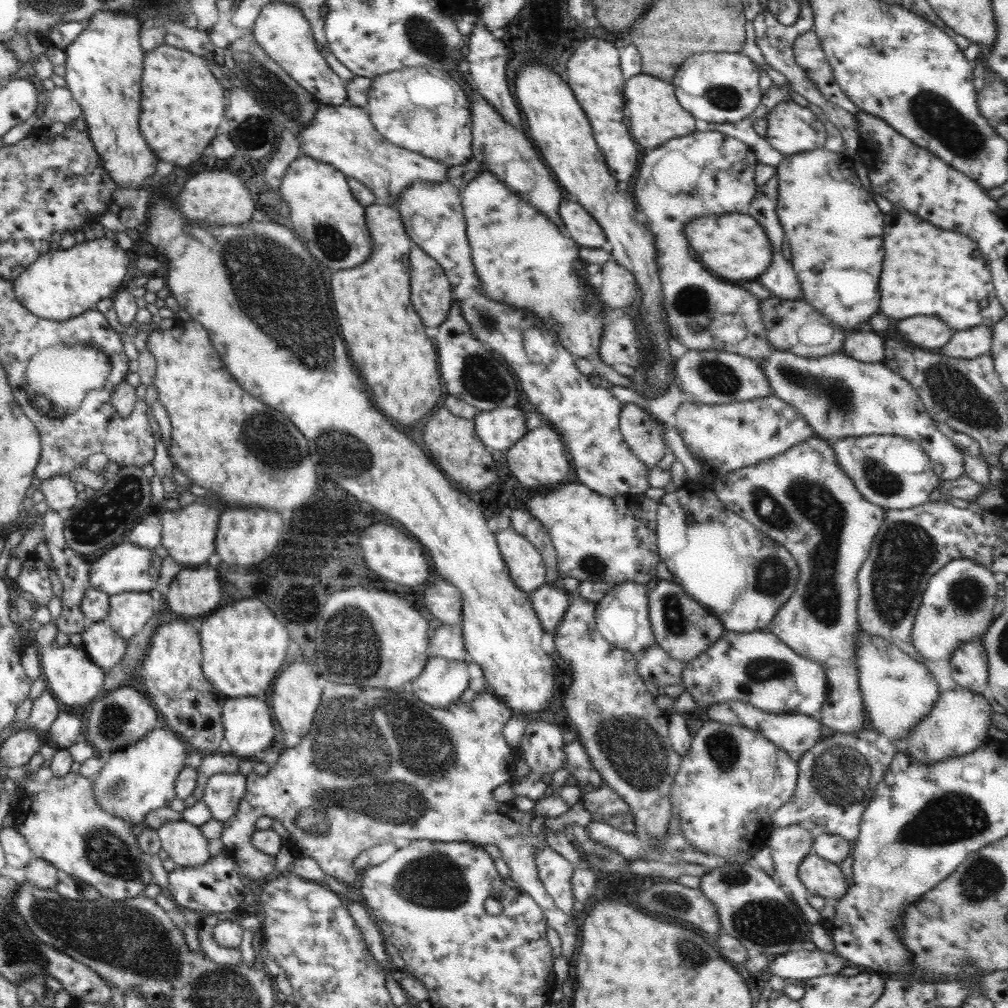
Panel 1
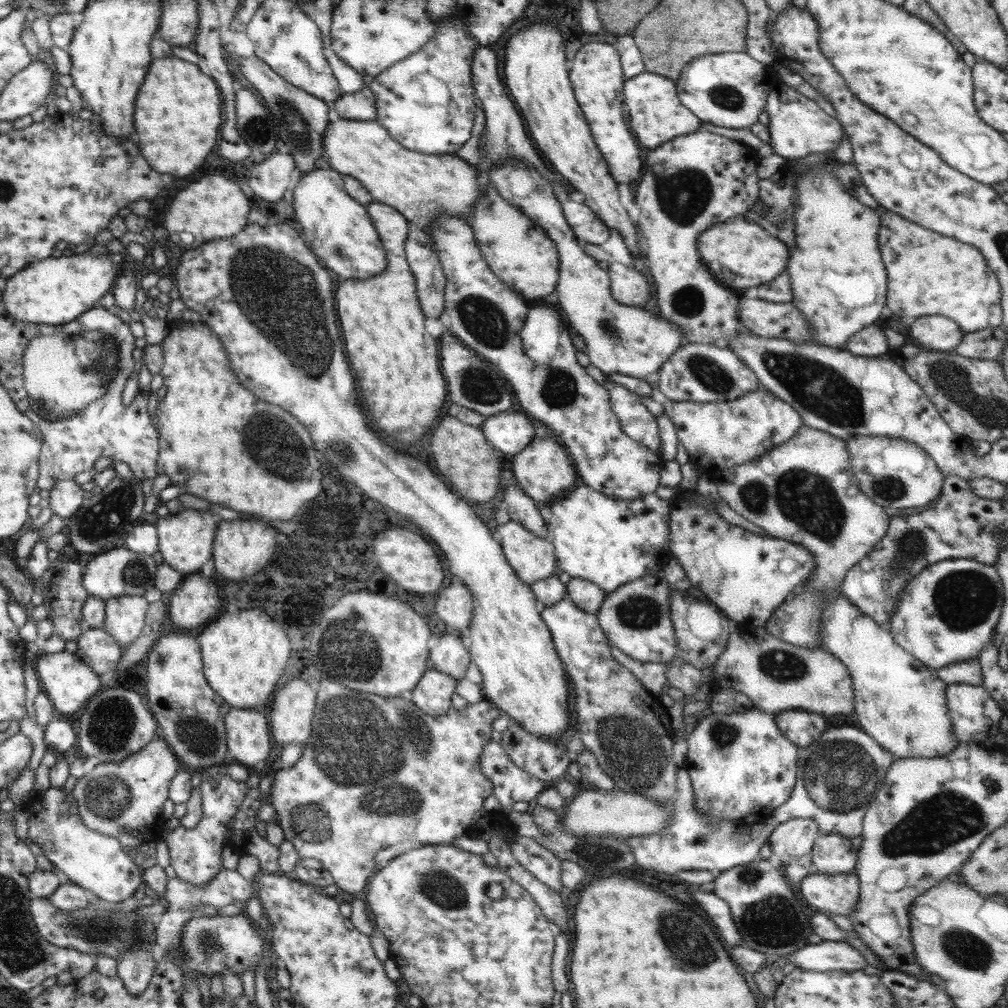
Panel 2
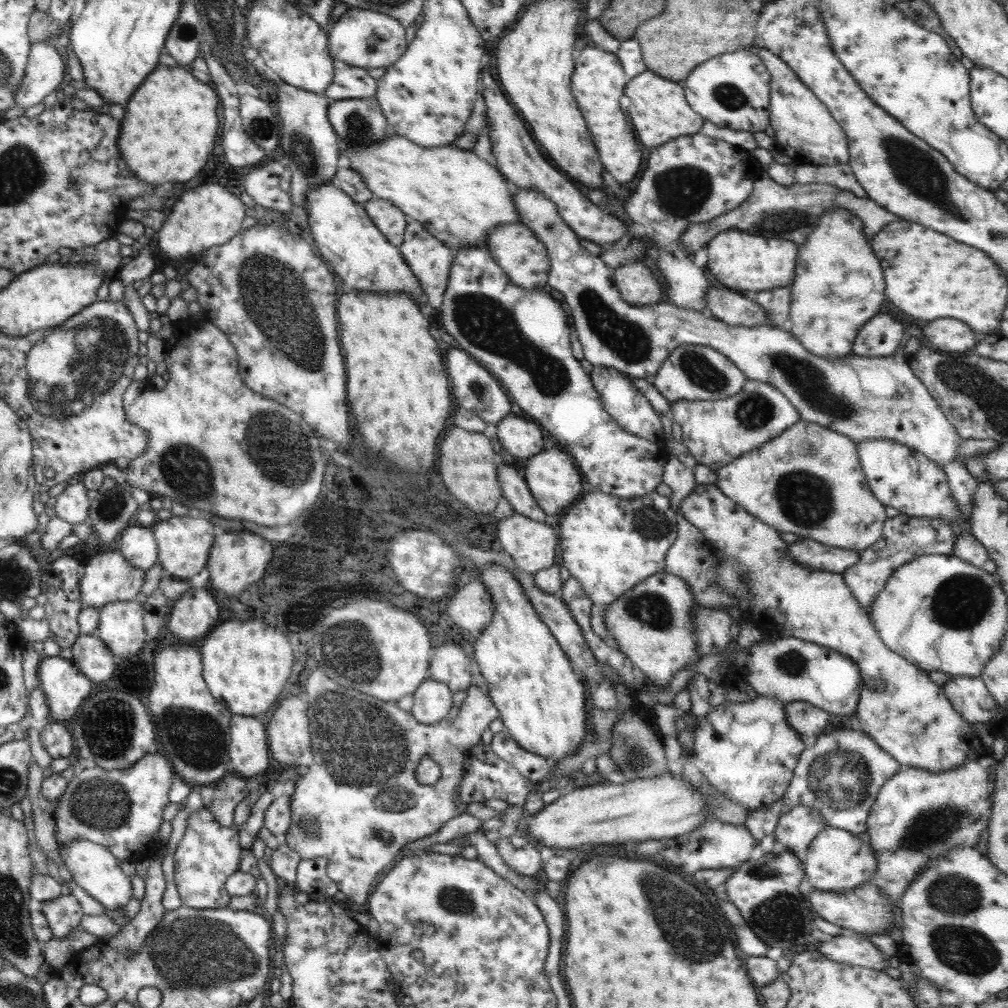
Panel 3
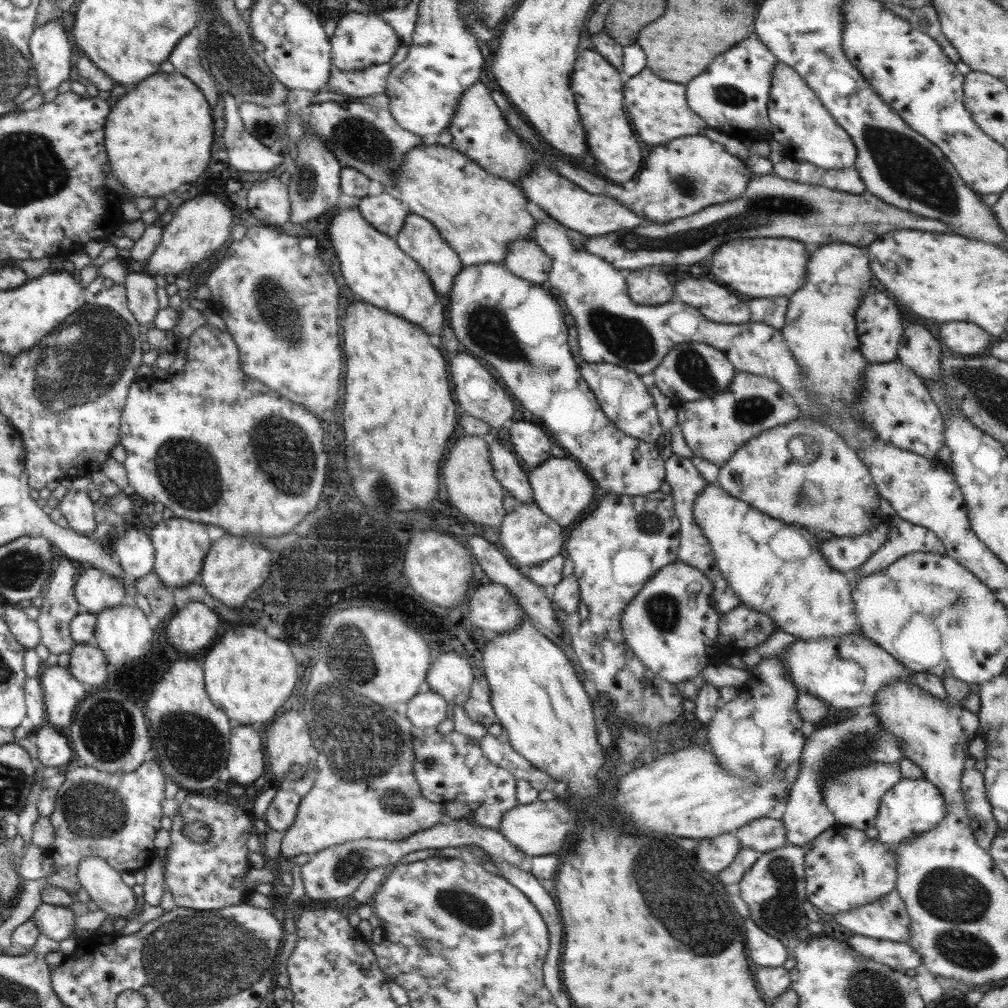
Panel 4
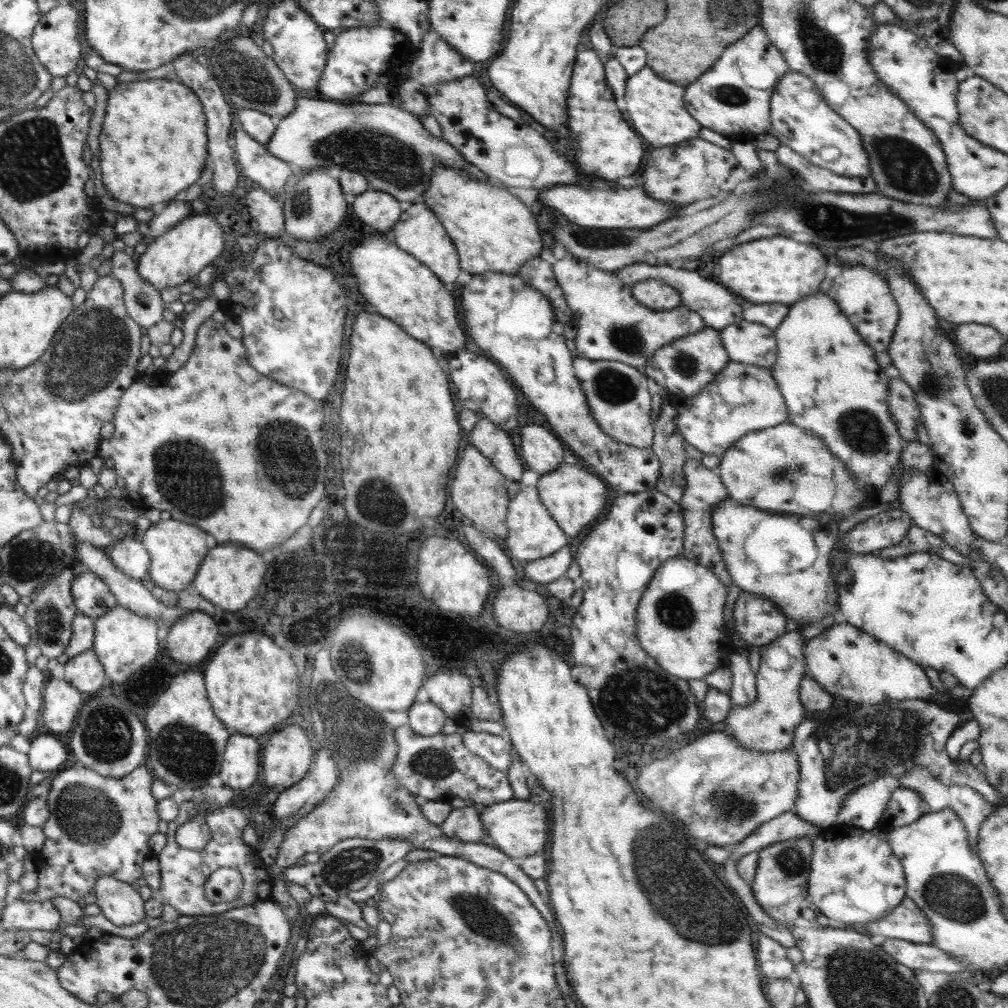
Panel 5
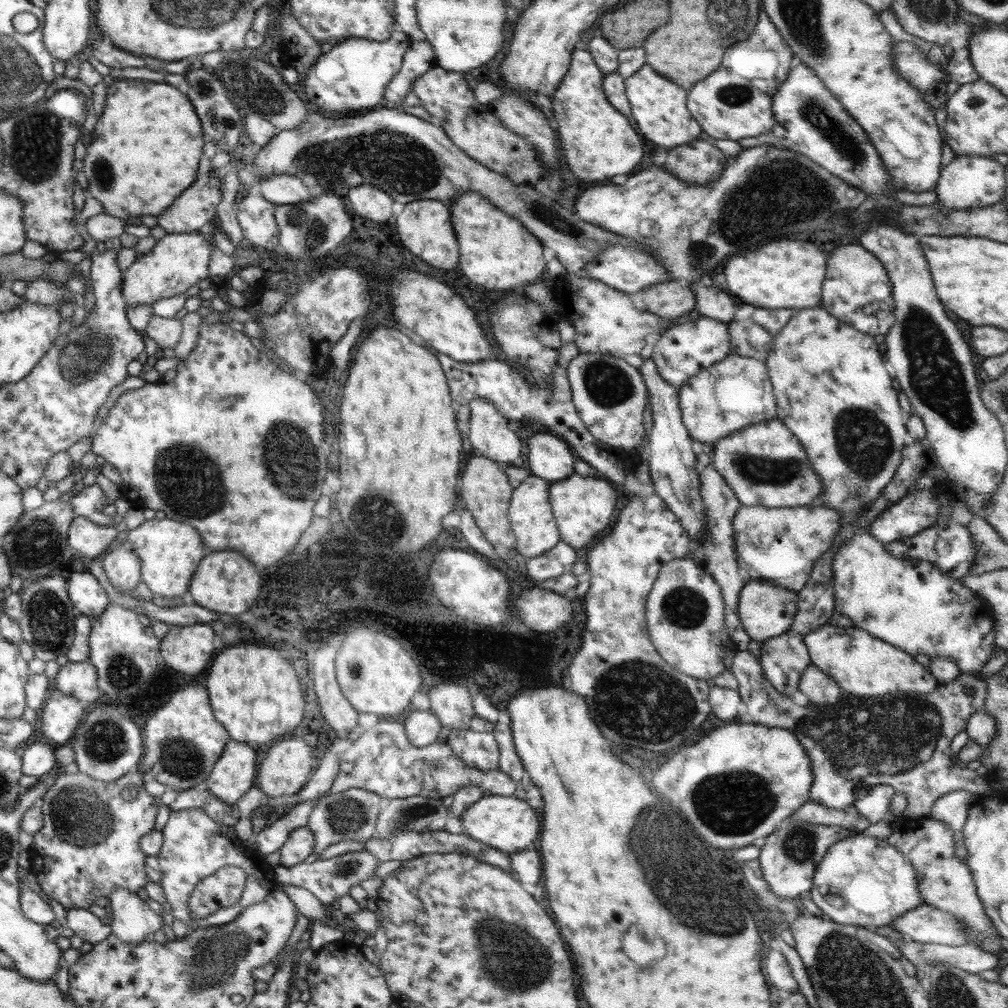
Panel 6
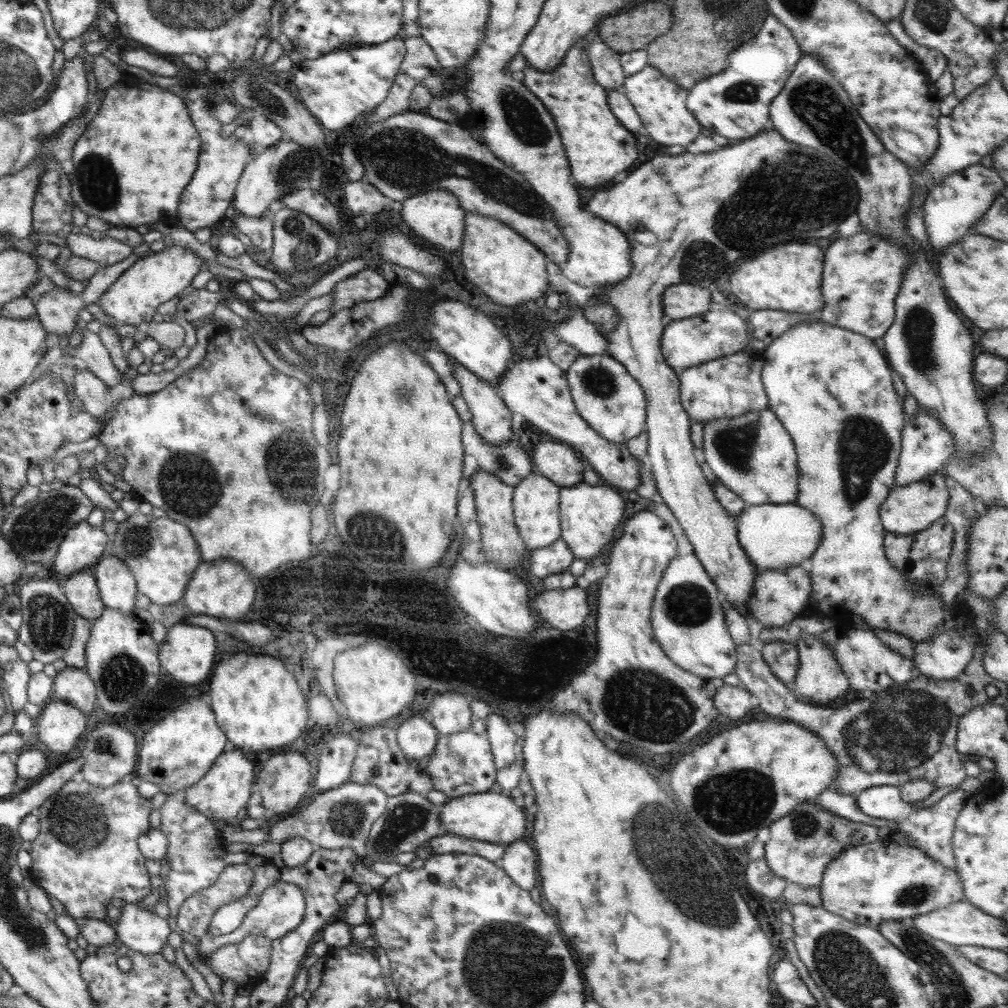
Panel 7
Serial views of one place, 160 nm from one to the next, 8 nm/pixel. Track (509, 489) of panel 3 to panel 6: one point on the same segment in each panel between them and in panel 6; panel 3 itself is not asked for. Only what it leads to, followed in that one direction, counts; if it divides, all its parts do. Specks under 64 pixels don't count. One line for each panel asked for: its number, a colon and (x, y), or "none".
4: (507, 468)
5: (489, 438)
6: (491, 436)

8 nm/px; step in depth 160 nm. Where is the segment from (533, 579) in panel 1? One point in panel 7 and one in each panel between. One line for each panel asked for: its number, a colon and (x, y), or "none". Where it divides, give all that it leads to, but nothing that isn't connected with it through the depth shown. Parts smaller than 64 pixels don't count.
2: (533, 559)
3: (529, 545)
4: (530, 537)
5: (532, 533)
6: (531, 517)
7: (536, 510)

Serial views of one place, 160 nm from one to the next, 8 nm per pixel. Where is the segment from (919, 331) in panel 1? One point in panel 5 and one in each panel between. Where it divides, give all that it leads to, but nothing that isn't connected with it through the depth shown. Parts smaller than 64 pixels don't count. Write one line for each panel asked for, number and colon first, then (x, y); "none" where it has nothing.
2: (938, 333)
3: (946, 333)
4: (963, 337)
5: (984, 341)

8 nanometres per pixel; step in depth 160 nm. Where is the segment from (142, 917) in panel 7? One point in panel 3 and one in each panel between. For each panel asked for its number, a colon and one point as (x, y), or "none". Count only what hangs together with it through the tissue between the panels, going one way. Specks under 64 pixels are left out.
3: (93, 867)
4: (103, 883)
5: (118, 901)
6: (134, 921)

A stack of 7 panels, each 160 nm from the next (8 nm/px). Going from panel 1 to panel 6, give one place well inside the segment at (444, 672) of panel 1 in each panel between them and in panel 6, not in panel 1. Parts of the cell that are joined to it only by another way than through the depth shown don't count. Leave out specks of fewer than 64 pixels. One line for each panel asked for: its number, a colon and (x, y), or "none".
2: (432, 694)
3: (433, 701)
4: (426, 710)
5: (426, 719)
6: (422, 728)

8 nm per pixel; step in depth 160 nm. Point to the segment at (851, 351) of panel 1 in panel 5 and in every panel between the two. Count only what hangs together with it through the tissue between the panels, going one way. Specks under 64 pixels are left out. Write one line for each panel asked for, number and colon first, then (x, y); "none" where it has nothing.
2: (868, 342)
3: (880, 336)
4: (880, 327)
5: (863, 295)

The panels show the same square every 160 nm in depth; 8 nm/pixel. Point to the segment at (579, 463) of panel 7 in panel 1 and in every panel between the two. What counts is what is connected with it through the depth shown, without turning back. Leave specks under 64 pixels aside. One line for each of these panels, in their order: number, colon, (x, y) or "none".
1: (499, 428)
2: (508, 432)
3: (522, 437)
4: (531, 442)
5: (542, 451)
6: (549, 457)

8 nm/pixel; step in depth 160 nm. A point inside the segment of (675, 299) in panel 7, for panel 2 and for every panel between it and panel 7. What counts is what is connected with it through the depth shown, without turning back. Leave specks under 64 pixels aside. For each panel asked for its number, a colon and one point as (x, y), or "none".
2: (630, 287)
3: (638, 285)
4: (646, 286)
5: (652, 293)
6: (670, 300)

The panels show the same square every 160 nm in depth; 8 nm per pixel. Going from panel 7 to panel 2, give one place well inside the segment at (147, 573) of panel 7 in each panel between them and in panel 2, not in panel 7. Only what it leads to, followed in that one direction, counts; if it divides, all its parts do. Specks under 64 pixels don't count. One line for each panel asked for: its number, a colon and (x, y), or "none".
2: (186, 538)
3: (184, 542)
4: (180, 546)
5: (176, 549)
6: (169, 552)

